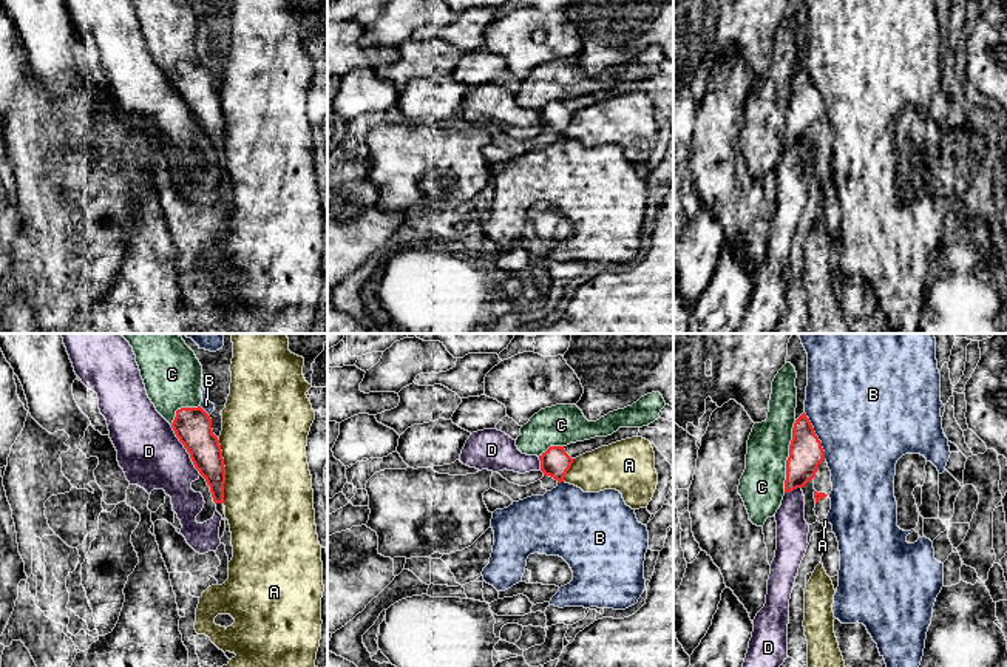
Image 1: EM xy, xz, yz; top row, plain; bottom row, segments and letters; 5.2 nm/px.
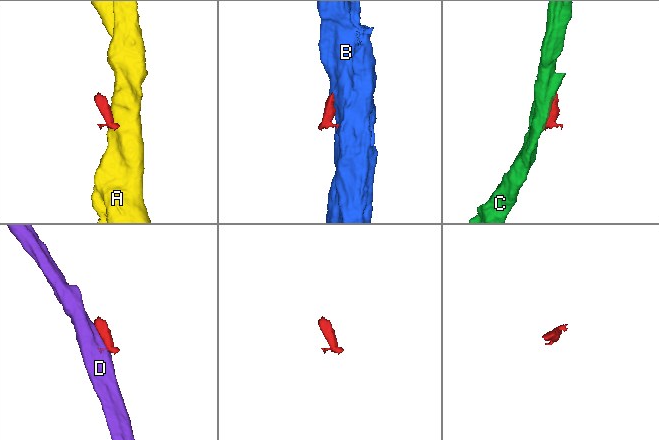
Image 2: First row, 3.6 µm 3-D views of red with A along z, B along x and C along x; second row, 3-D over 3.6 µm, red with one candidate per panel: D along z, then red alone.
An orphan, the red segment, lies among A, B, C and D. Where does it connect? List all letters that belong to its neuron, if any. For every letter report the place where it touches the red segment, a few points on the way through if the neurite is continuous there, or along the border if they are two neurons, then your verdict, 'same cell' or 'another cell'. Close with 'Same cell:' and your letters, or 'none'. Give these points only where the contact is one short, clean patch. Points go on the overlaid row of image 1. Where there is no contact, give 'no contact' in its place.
A: meets red in xy at (224, 471); border along xy (218, 440), (224, 467), (224, 502); another cell
B: meets red in yz at (816, 436); another cell
C: meets red in yz at (790, 456); same cell
D: meets red in xy at (186, 448); another cell
Same cell: C

